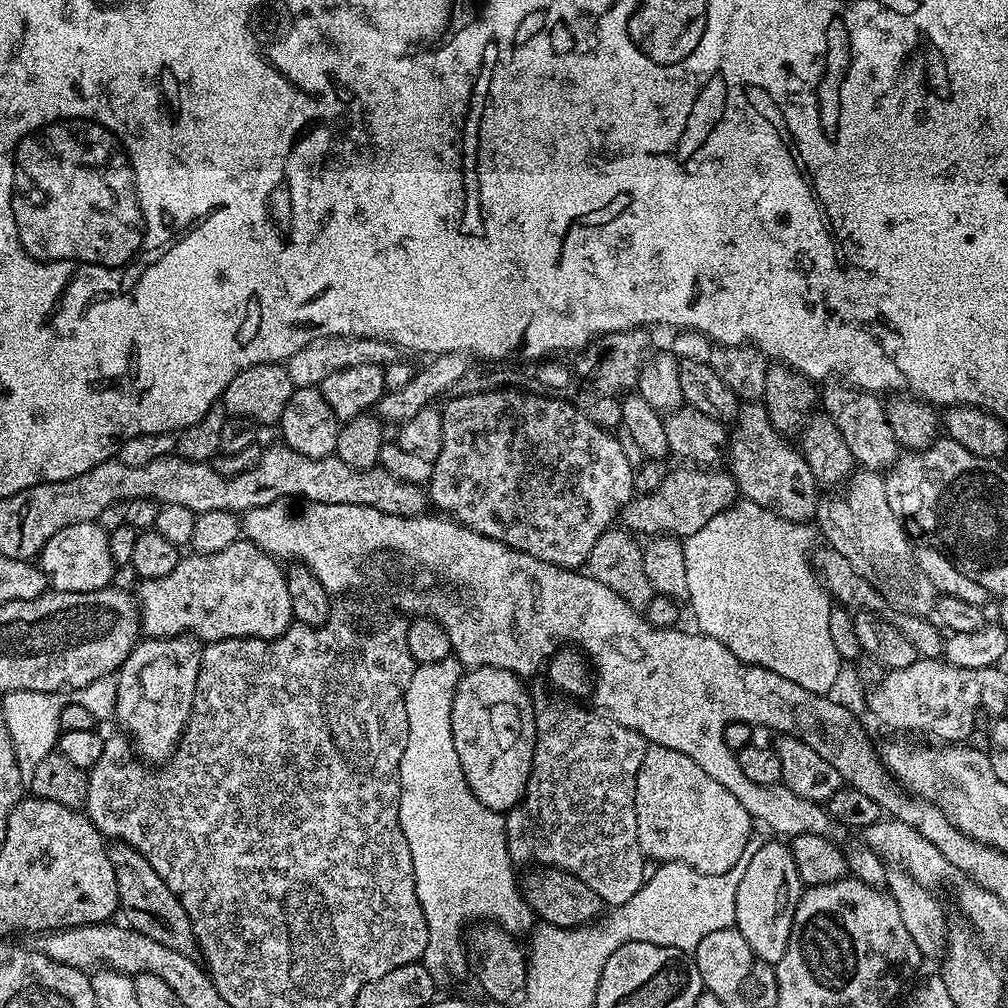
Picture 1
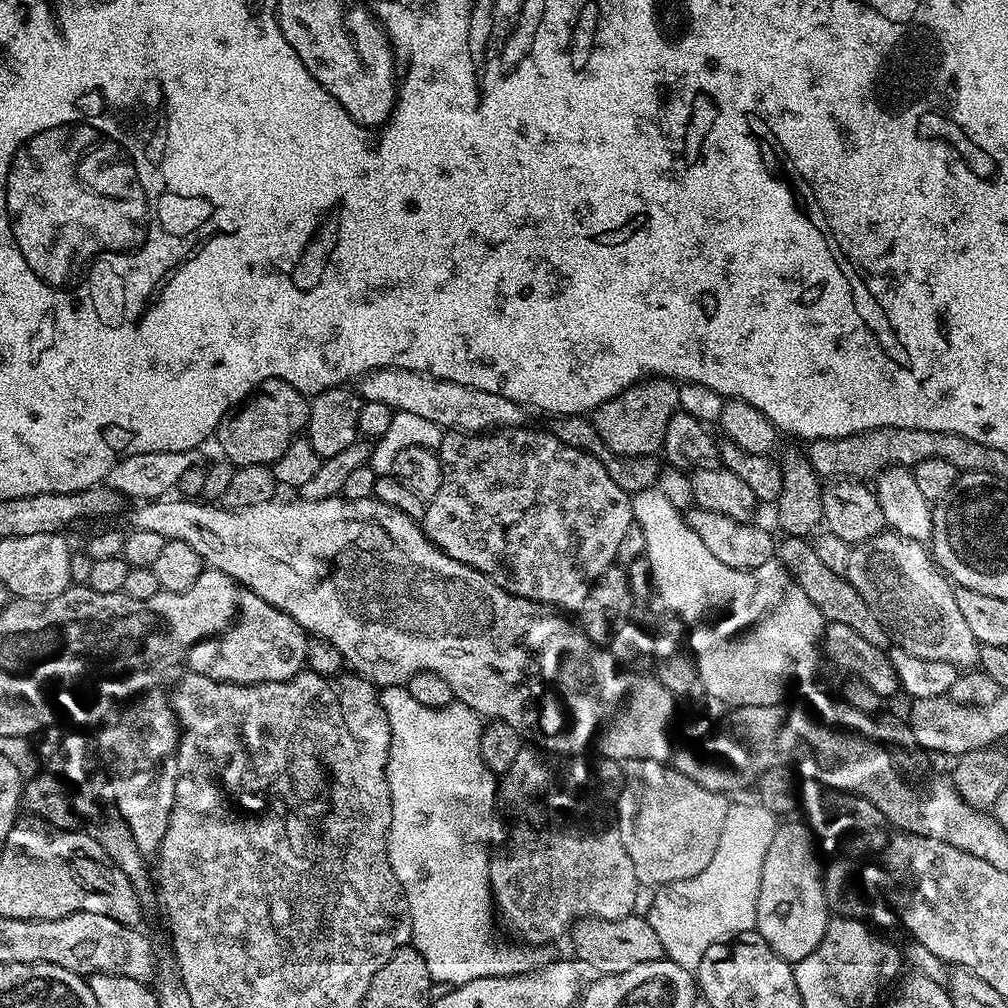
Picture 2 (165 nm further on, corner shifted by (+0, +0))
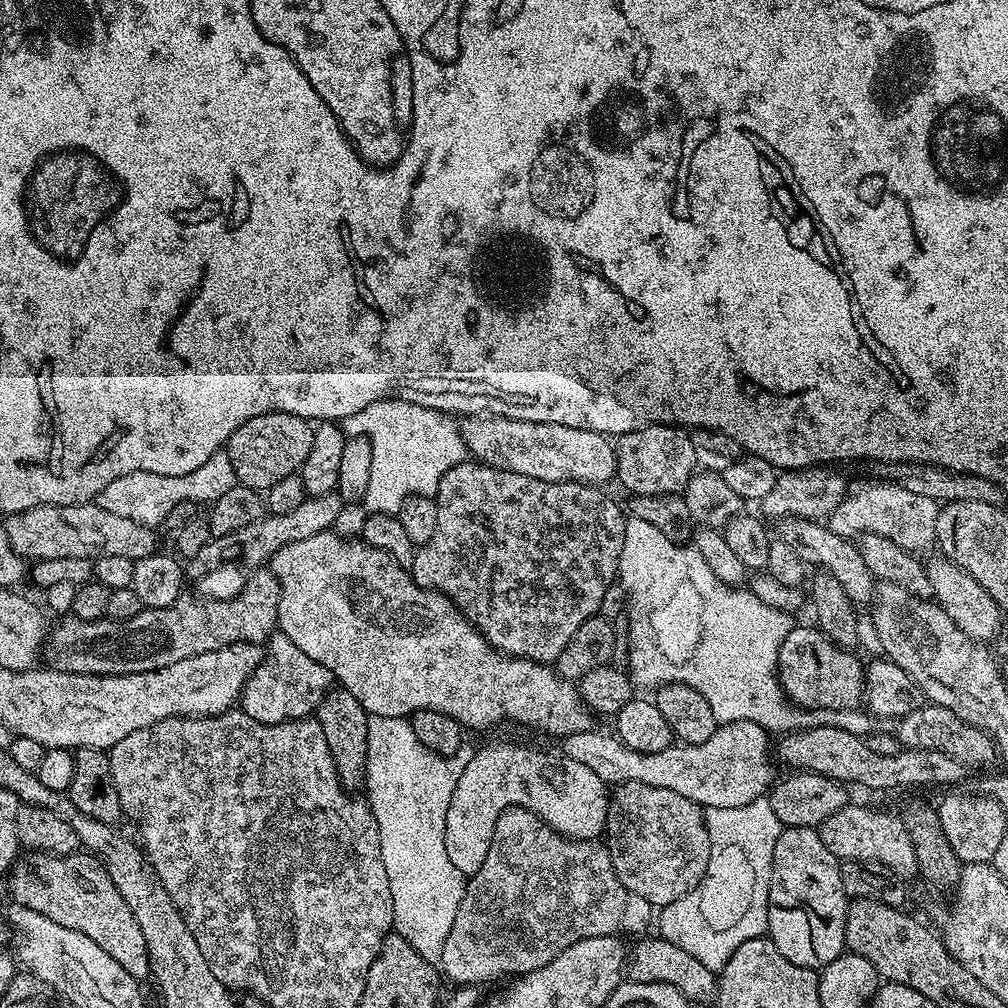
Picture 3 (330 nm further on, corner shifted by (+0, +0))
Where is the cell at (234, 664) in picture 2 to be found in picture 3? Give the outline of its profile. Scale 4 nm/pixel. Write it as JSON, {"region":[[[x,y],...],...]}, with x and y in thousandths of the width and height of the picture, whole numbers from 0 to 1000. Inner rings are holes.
{"region":[[[280,629],[266,632],[258,660],[246,671],[238,686],[237,705],[248,708],[256,716],[279,718],[285,714],[301,714],[309,711],[314,700],[331,682],[331,672],[319,657],[312,657],[304,645],[292,641],[288,633]]]}

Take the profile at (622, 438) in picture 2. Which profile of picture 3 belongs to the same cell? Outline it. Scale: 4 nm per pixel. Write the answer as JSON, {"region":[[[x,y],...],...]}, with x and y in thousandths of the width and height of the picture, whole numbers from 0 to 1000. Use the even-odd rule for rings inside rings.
{"region":[[[668,420],[646,421],[622,429],[613,434],[609,441],[612,452],[610,475],[615,476],[616,482],[628,493],[678,489],[692,464],[686,432]]]}

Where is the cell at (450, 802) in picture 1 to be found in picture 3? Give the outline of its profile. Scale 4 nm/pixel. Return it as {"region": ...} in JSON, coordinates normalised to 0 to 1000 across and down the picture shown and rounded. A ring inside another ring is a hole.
{"region":[[[366,710],[363,724],[363,793],[369,799],[369,807],[375,815],[375,827],[379,839],[379,859],[383,859],[383,871],[387,871],[387,887],[391,891],[392,928],[403,931],[419,950],[436,957],[446,919],[454,907],[454,899],[460,890],[462,870],[453,863],[442,848],[442,800],[446,800],[446,788],[456,771],[458,754],[455,749],[435,750],[428,746],[411,728],[408,713],[399,710]]]}

